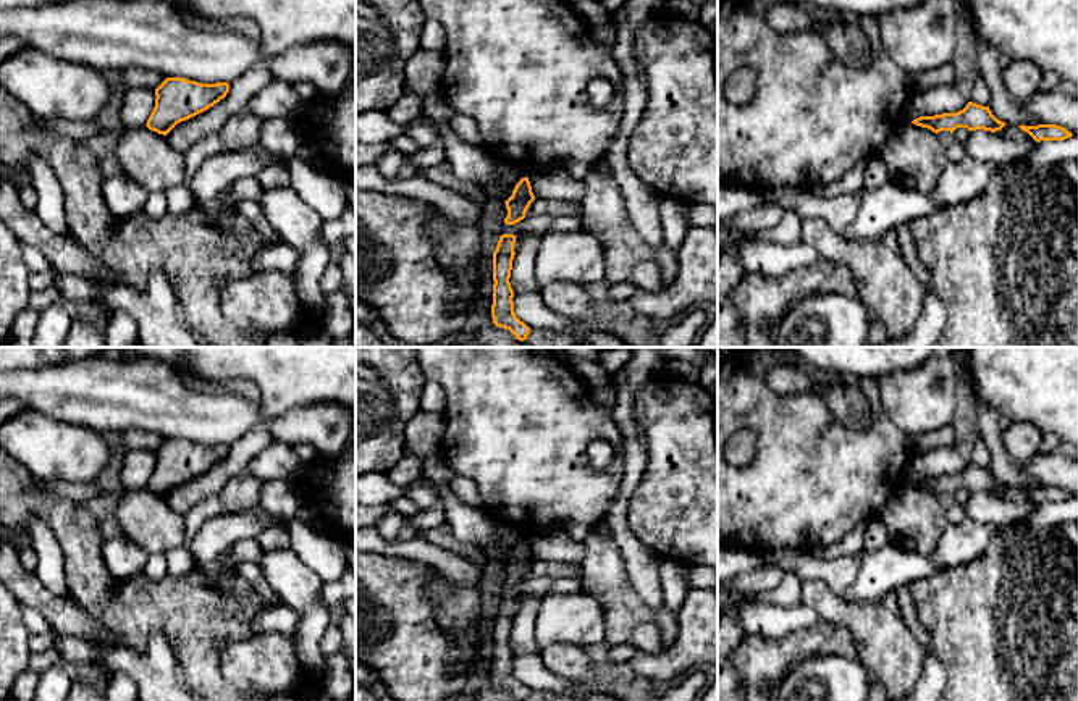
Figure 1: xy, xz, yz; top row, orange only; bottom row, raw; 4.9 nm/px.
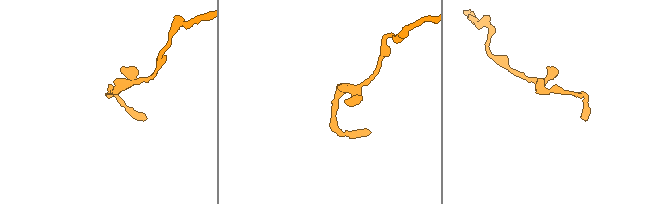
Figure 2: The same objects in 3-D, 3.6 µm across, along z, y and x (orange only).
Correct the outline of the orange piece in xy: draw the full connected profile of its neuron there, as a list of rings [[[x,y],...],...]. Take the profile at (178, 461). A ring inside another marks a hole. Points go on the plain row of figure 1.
[[[166,439],[155,451],[155,468],[145,488],[166,497],[178,485],[208,472],[228,454],[228,444],[202,446],[184,439]]]

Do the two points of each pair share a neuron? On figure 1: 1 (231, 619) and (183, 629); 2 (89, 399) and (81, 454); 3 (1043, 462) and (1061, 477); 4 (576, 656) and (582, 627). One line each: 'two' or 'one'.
1: one
2: two
3: one
4: two

